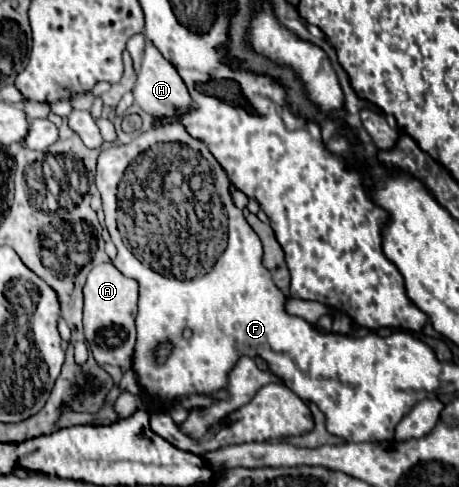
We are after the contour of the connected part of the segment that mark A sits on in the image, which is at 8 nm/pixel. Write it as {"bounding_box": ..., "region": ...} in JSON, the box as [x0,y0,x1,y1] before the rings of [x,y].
{"bounding_box":[83,262,139,370],"region":[[[111,262],[95,266],[83,288],[85,306],[83,306],[83,328],[89,350],[95,360],[111,366],[121,366],[125,370],[131,368],[131,354],[135,346],[135,316],[137,316],[137,298],[139,284],[133,278],[121,274]]]}

